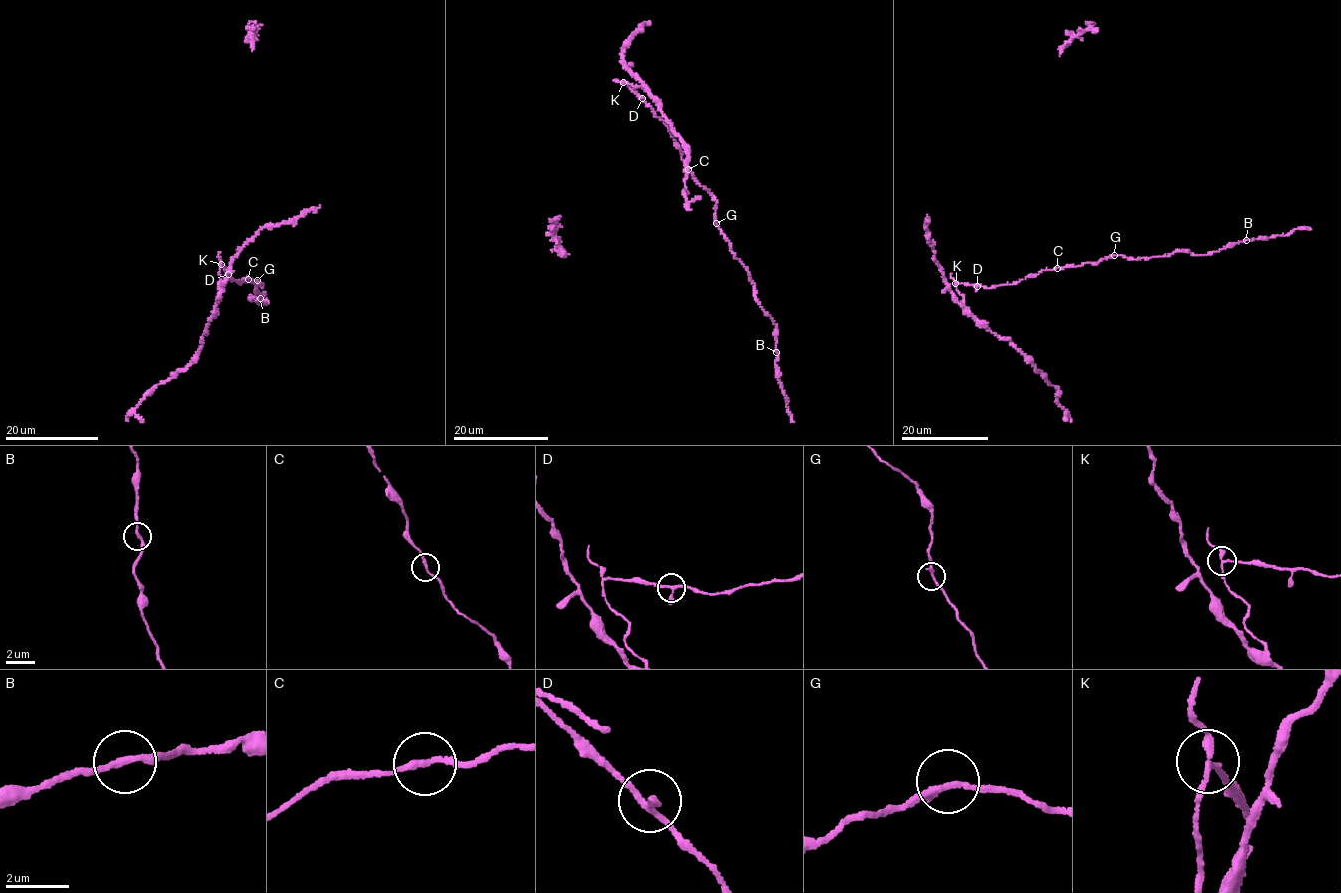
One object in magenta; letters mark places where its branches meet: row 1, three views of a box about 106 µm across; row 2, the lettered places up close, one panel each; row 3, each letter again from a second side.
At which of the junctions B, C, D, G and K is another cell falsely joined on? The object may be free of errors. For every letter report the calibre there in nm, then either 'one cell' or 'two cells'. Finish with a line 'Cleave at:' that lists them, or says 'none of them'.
B: calibre 200 nm; one cell
C: calibre 170 nm; one cell
D: calibre 180 nm; one cell
G: calibre 200 nm; one cell
K: calibre 190 nm; two cells
Cleave at: K

